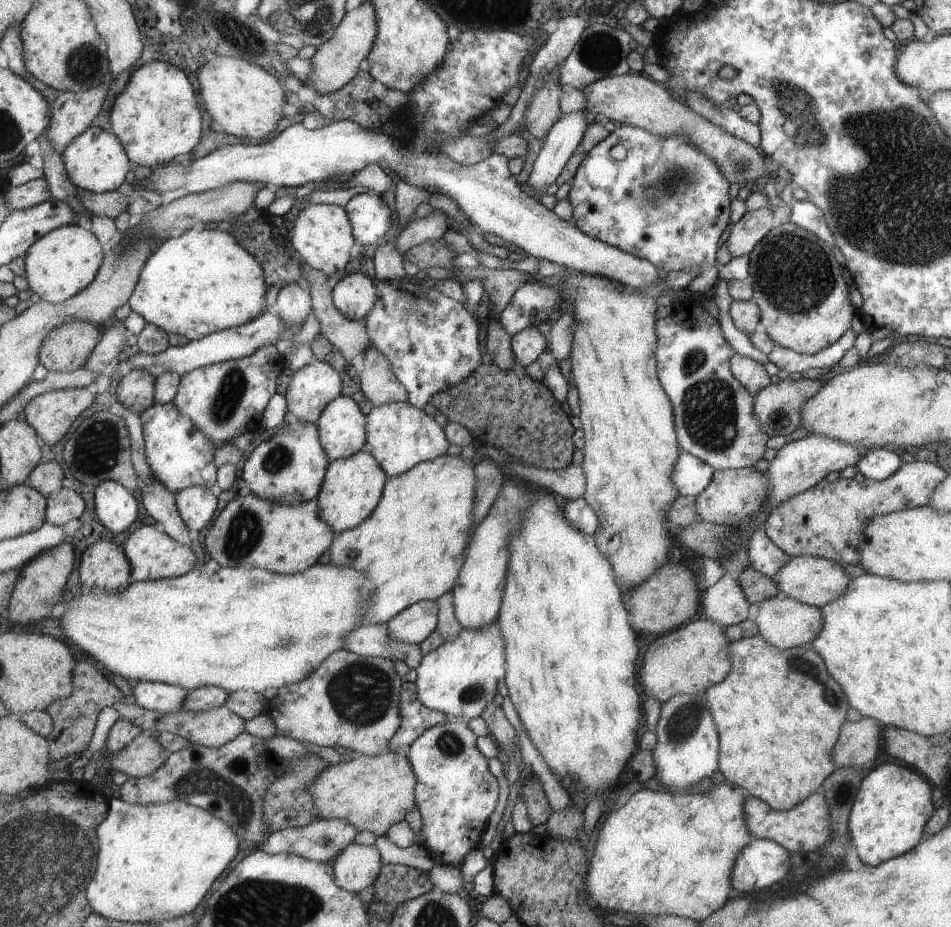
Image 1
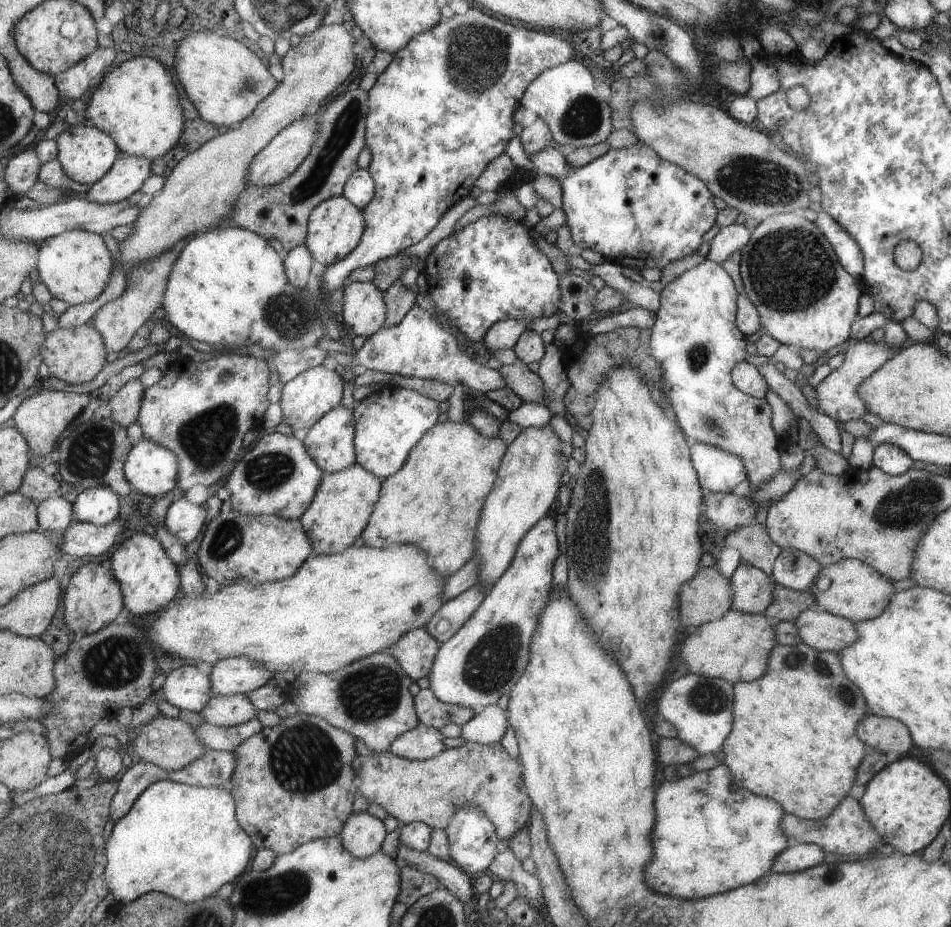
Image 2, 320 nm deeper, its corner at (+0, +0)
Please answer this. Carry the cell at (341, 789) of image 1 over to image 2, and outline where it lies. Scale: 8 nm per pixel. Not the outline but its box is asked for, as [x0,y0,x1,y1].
[357,741,531,840]

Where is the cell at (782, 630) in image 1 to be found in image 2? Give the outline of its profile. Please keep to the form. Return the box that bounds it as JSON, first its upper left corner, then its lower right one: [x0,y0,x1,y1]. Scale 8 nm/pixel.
[793,607,858,653]

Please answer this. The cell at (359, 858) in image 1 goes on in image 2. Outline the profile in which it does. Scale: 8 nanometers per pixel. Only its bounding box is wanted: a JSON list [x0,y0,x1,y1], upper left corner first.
[341,812,387,858]

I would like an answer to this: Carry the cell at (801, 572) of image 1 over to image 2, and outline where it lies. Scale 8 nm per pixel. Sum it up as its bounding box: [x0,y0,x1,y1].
[807,560,894,623]

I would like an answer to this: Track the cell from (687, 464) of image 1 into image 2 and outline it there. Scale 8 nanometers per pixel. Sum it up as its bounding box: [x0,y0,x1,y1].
[690,443,747,493]

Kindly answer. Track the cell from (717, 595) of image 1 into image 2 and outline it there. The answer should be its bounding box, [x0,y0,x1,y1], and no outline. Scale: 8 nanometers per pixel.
[728,563,775,614]

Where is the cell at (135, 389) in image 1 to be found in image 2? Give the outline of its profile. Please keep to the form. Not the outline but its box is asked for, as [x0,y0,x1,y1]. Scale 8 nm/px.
[108,379,147,428]

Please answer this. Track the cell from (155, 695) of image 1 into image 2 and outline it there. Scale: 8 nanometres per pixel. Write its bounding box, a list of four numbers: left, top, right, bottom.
[162,664,215,713]

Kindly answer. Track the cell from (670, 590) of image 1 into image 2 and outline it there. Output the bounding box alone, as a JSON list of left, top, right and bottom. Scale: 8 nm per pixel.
[681,567,733,627]

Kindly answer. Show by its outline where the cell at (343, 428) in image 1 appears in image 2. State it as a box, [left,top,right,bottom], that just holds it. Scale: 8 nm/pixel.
[303,404,358,474]

